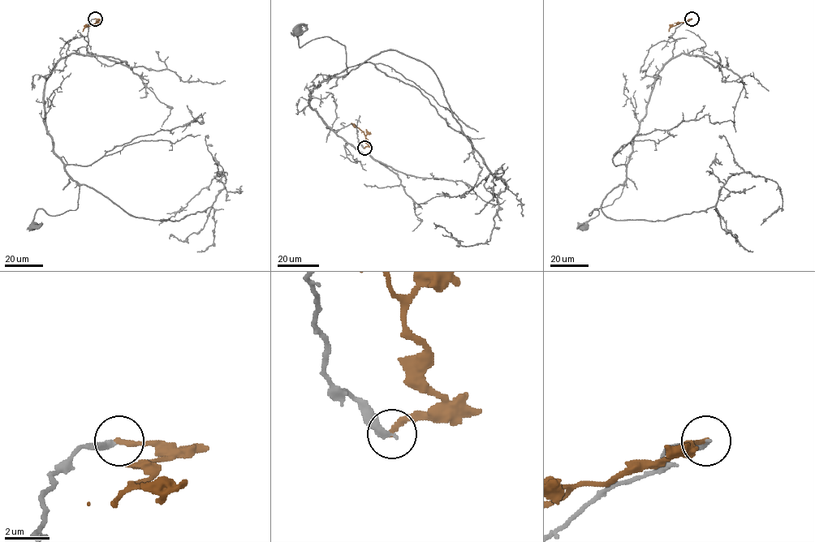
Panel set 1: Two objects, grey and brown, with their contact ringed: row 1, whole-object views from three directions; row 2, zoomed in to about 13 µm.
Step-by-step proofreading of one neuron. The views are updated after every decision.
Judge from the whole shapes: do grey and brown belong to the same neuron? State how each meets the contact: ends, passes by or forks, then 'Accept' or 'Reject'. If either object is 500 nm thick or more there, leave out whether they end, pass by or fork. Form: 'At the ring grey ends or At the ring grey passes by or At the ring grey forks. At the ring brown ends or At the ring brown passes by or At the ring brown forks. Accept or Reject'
At the ring grey ends. At the ring brown ends. Reject

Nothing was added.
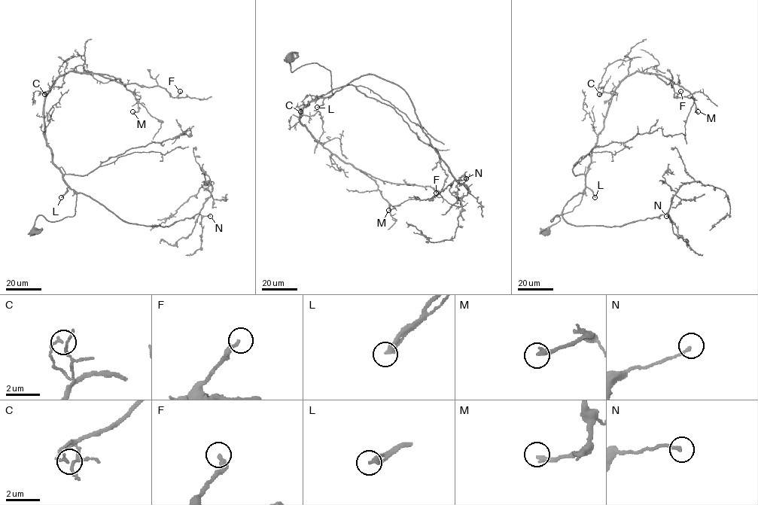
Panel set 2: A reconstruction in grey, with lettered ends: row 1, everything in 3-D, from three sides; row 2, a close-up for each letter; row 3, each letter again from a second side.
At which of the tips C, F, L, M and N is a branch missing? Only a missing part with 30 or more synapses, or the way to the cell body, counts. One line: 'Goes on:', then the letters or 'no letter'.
Goes on: F, L

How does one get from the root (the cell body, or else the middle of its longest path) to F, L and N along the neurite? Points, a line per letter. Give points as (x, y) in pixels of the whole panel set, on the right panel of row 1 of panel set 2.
F: (547, 231), (580, 202), (617, 85), (641, 71), (671, 83), (674, 97), (680, 91)
L: (547, 231), (560, 220), (556, 215), (551, 221), (554, 217), (570, 211), (579, 203), (586, 187), (595, 197)
N: (547, 231), (579, 203), (579, 193), (562, 210), (573, 225), (666, 216)

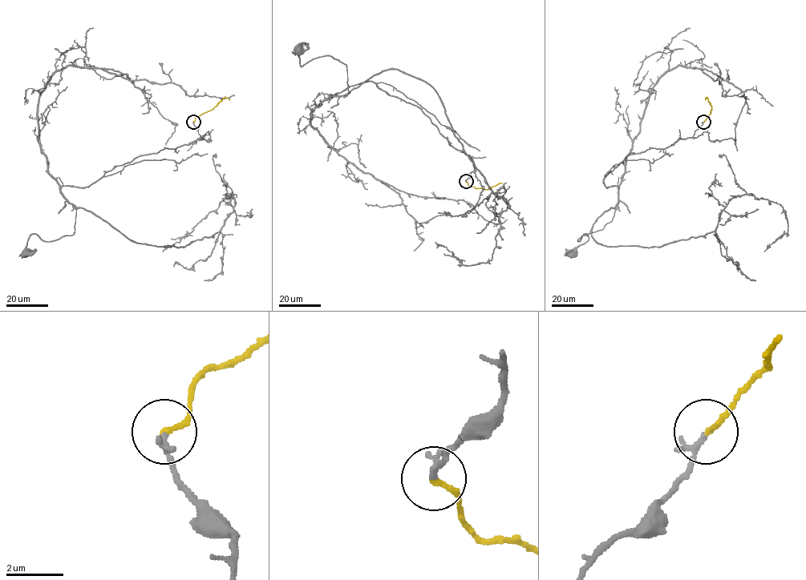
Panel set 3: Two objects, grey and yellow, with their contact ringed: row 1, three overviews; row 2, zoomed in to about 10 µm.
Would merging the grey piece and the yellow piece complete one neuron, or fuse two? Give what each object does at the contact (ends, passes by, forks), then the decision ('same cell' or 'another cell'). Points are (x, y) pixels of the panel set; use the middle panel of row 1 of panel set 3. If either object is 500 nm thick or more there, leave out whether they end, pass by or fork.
grey ends; yellow ends; same cell

